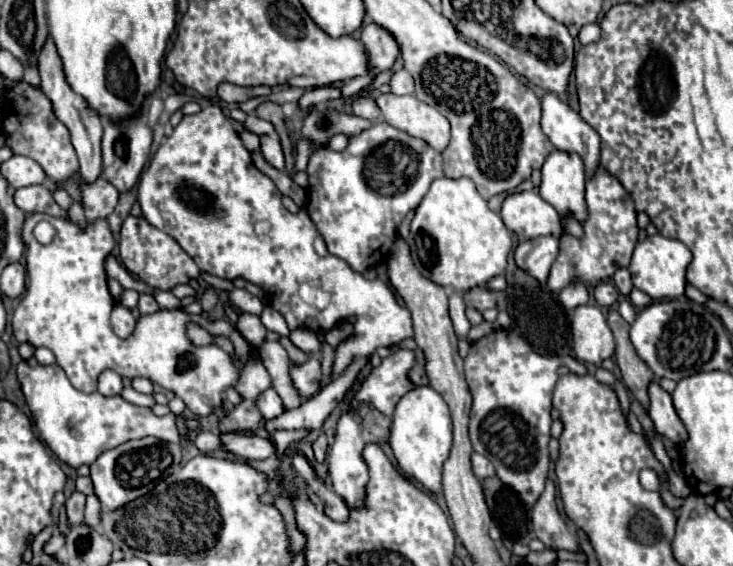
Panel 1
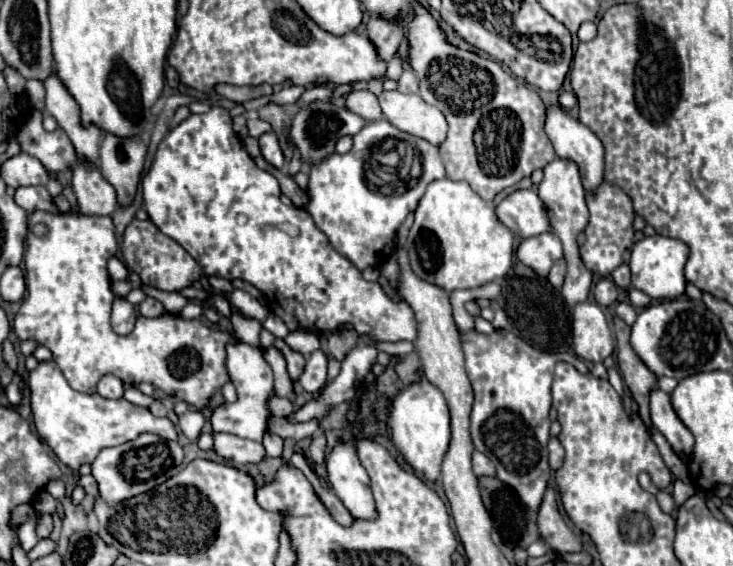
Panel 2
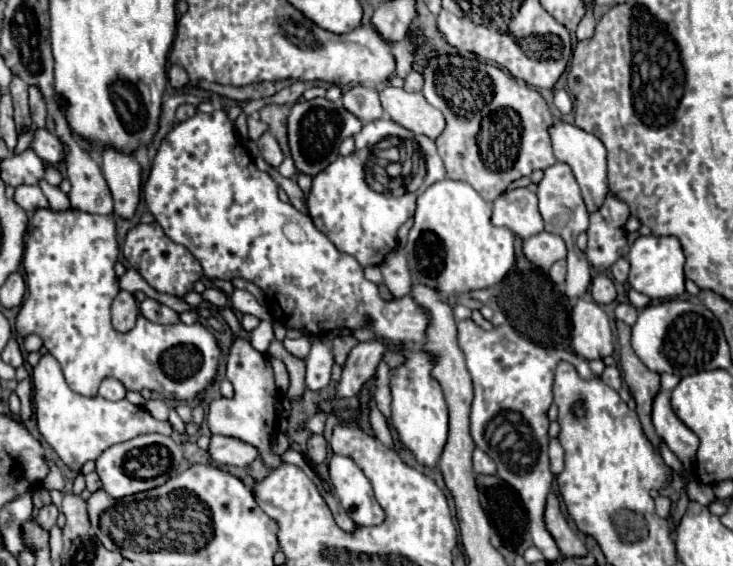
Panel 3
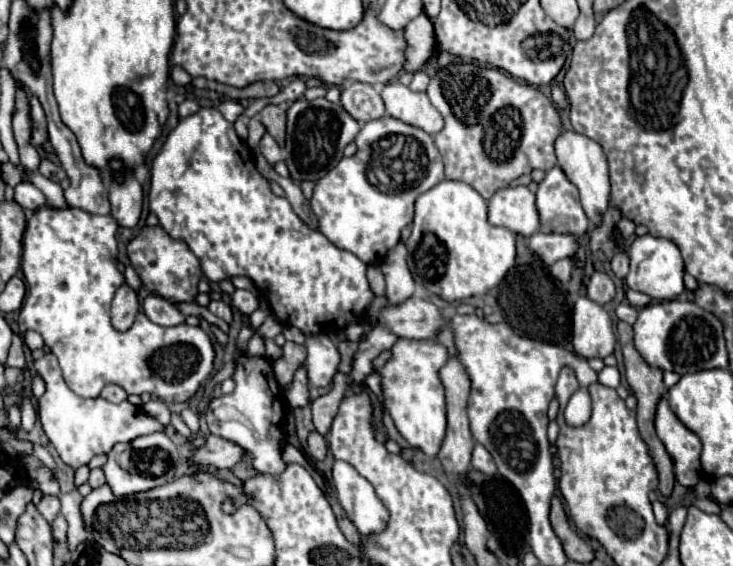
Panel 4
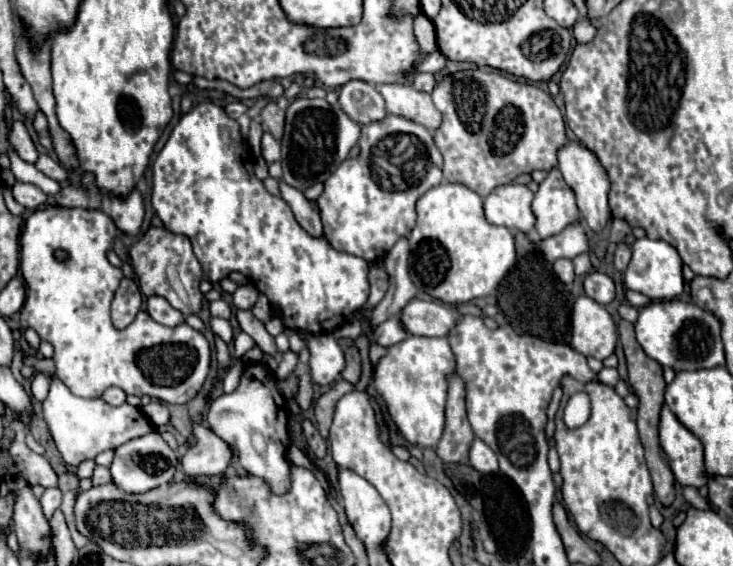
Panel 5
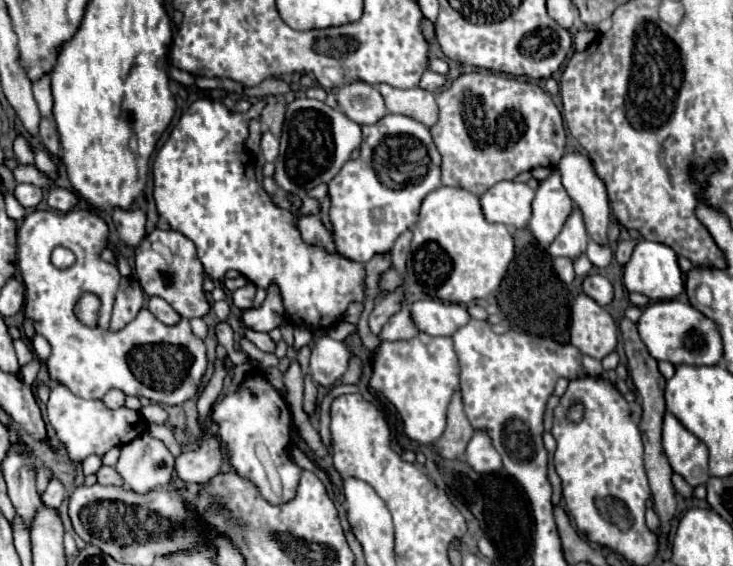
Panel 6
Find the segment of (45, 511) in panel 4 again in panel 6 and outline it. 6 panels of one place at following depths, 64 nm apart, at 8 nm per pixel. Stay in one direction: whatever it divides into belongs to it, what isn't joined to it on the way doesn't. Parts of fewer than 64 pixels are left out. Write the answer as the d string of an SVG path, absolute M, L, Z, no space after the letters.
M52 478L50 484L48 484L48 488L46 488L46 492L42 494L42 502L44 502L46 508L54 508L54 510L58 510L60 504L62 504L62 500L64 500L64 496L66 496L64 486L62 486L56 478Z

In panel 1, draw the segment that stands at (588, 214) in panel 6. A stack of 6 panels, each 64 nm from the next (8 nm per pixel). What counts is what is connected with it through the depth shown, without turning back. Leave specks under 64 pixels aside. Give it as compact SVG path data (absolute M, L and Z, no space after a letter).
M546 92L542 96L542 130L548 136L548 140L554 144L554 148L566 152L578 152L582 156L586 166L586 178L594 174L596 166L600 164L600 136L588 122L584 122L584 118L576 110L570 108L570 104L566 104L554 92Z

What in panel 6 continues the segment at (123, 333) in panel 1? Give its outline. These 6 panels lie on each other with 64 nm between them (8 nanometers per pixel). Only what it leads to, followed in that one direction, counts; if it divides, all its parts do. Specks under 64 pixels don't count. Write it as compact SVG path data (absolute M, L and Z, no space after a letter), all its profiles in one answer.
M134 276L122 278L116 294L116 302L114 302L110 330L122 330L128 322L132 322L140 312L142 304L144 304L144 292L138 280Z

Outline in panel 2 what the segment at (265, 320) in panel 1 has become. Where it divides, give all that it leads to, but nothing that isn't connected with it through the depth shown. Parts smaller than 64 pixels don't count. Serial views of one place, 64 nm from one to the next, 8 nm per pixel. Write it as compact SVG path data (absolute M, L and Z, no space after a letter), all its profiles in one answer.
M268 312L268 316L266 316L266 320L262 322L262 326L264 326L266 330L270 330L276 338L286 338L286 336L288 336L286 324L284 324L276 314L272 314L272 312Z

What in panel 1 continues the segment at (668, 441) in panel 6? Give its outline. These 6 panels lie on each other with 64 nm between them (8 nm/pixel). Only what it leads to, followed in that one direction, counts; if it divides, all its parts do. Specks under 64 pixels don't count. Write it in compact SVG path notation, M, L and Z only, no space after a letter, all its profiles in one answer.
M656 378L648 386L648 396L650 396L648 412L654 422L656 432L662 434L664 438L672 440L674 444L682 444L686 440L686 428L674 410L672 396L660 386L660 382Z

